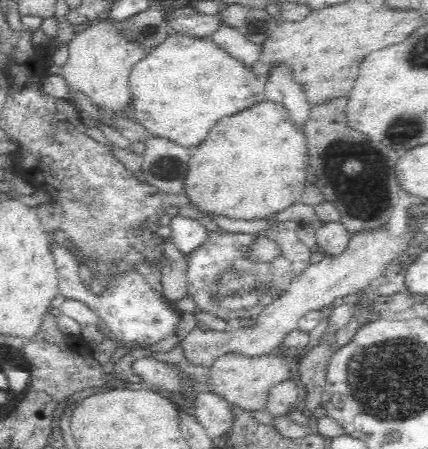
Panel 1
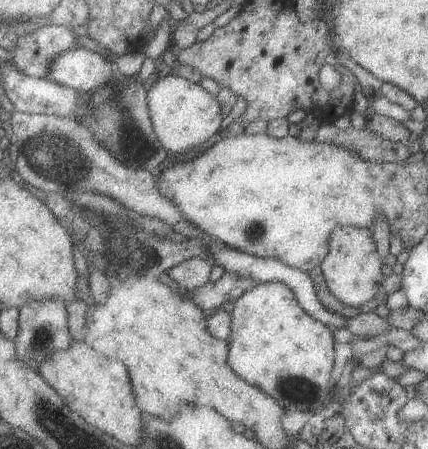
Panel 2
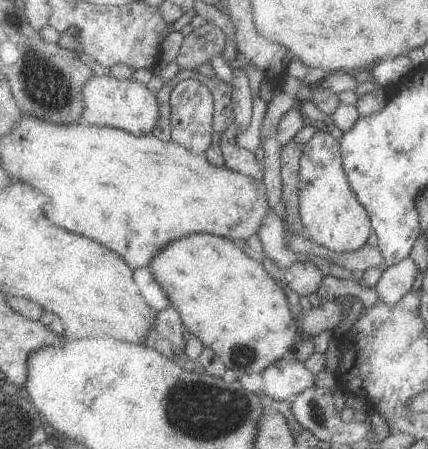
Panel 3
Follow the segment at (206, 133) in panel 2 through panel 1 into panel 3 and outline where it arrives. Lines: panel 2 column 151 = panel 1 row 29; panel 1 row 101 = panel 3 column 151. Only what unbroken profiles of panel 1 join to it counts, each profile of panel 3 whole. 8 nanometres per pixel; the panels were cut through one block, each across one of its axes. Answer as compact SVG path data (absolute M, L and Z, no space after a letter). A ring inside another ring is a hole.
M103 71L86 82L84 98L86 98L86 110L84 110L86 123L102 127L118 127L136 136L148 136L154 133L156 126L160 124L162 112L160 112L158 93L148 84L142 84L133 78L118 79Z

